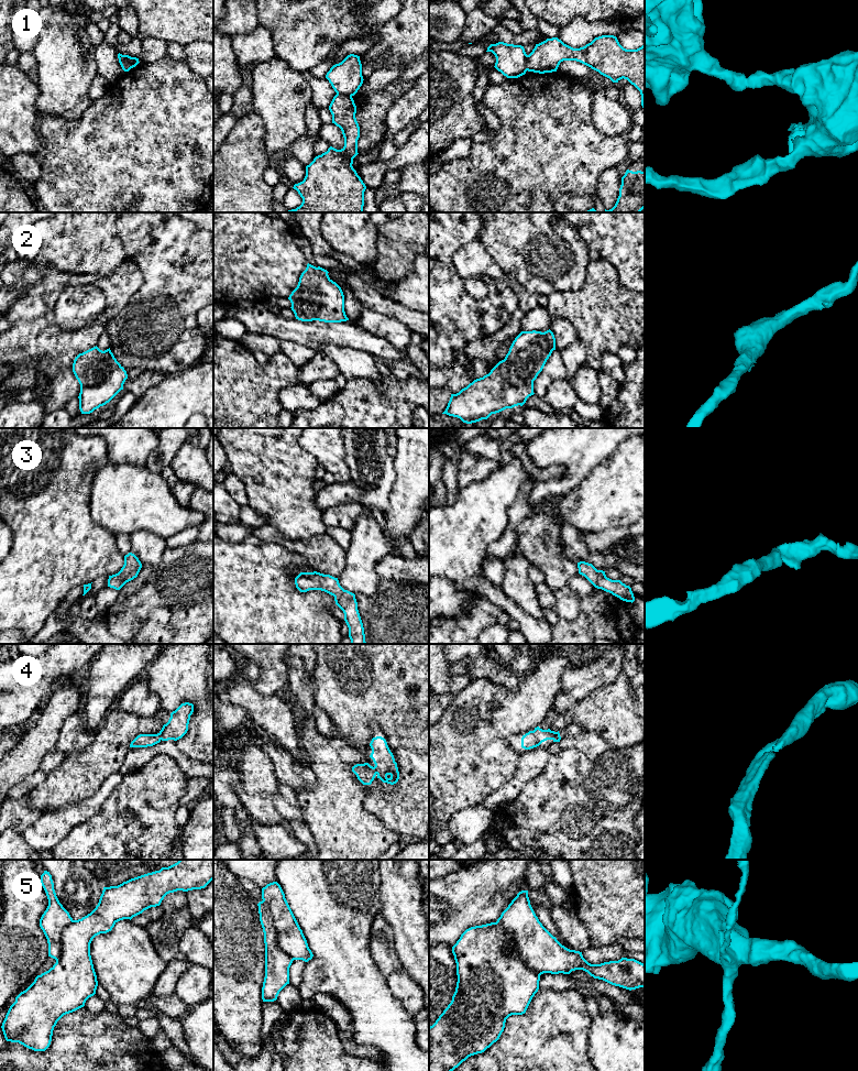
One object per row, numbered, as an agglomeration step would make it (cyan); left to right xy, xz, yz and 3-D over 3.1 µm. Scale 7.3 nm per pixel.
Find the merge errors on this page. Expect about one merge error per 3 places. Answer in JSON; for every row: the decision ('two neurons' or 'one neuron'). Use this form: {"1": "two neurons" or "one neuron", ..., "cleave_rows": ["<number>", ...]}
{"1": "two neurons", "2": "one neuron", "3": "one neuron", "4": "one neuron", "5": "two neurons", "cleave_rows": ["1", "5"]}

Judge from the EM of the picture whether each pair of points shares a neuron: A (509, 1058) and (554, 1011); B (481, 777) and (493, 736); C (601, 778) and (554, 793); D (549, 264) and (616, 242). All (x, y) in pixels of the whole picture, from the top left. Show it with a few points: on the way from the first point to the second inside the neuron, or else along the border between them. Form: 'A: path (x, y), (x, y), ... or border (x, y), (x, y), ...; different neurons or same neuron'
A: path (521, 1046), (545, 1023); same neuron
B: path (481, 767), (481, 749), (483, 746); same neuron
C: path (590, 789), (586, 793), (565, 793); same neuron
D: border (573, 230), (590, 250); different neurons

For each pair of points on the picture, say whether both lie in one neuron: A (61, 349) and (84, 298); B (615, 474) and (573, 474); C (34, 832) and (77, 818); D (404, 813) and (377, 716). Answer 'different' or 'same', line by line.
A: different
B: different
C: same
D: same

